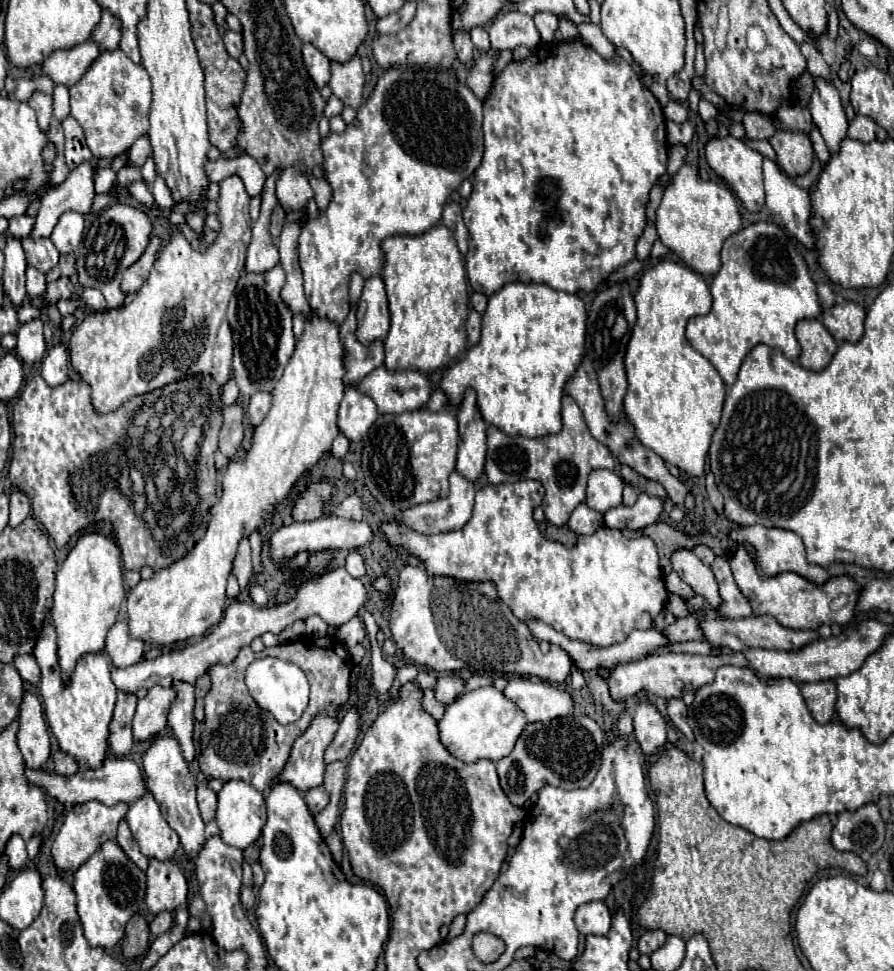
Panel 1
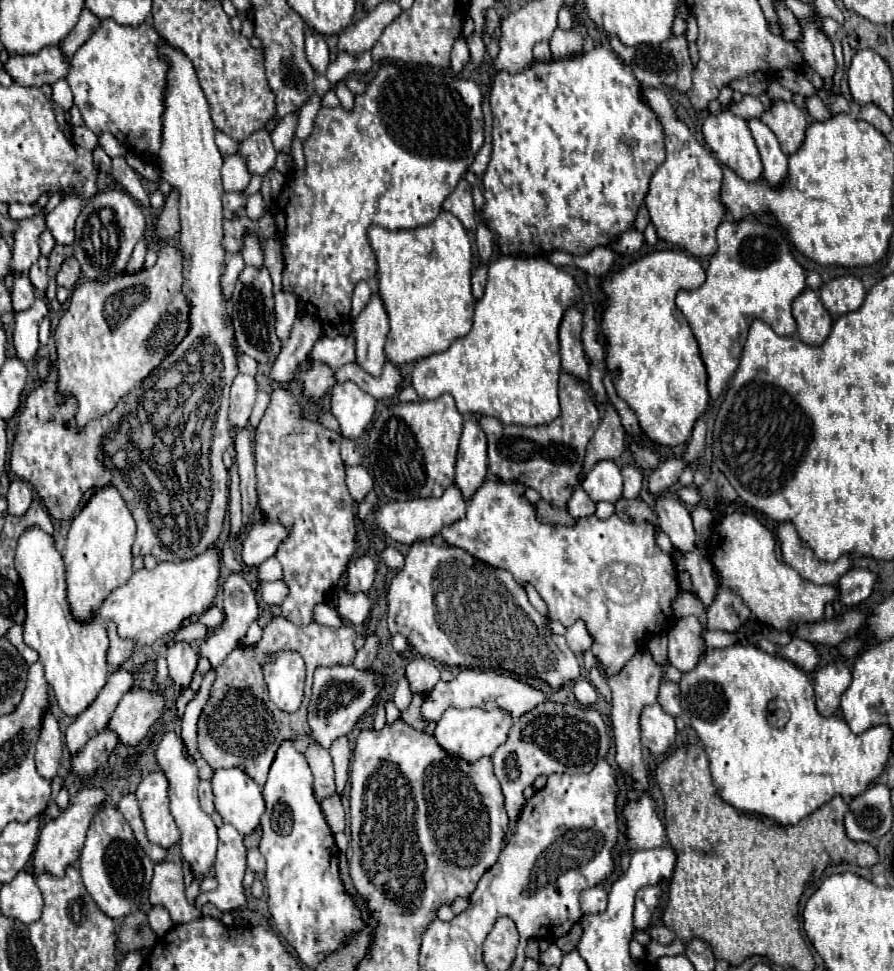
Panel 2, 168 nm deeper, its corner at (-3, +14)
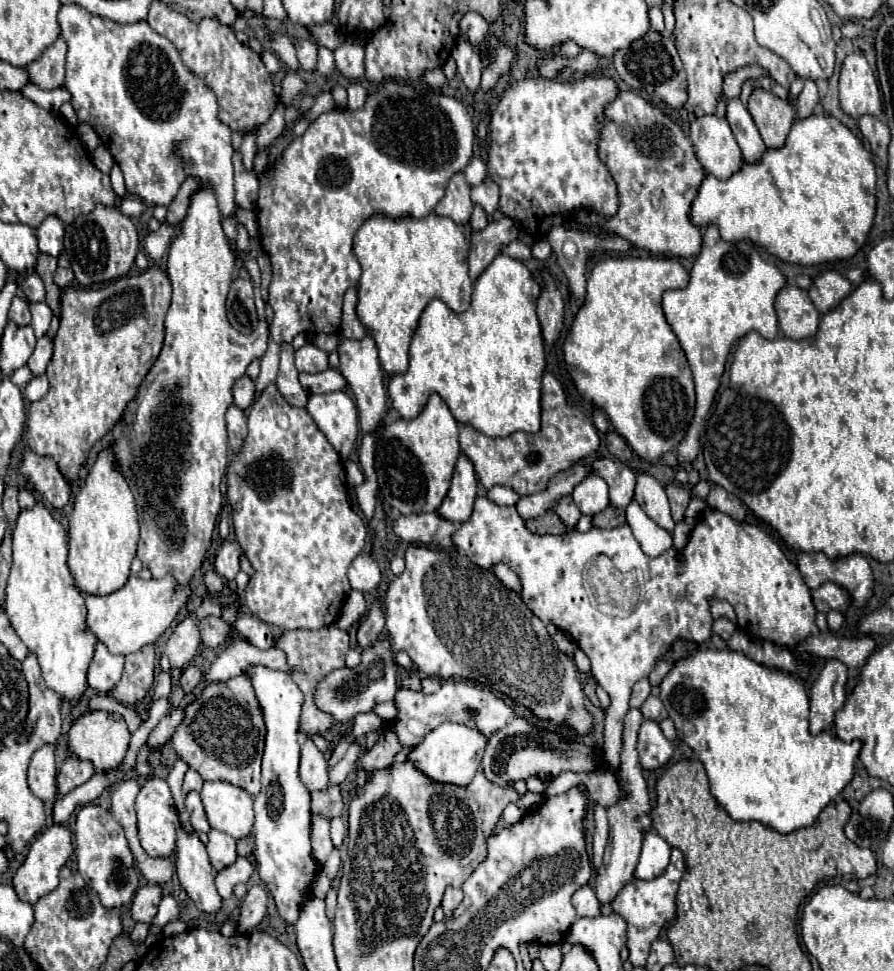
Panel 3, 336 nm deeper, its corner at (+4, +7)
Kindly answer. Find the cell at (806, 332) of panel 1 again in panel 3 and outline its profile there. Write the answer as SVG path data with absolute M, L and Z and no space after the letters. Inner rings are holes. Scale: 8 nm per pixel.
M786 285L776 297L780 329L790 339L810 339L816 335L820 313L808 293L796 285Z

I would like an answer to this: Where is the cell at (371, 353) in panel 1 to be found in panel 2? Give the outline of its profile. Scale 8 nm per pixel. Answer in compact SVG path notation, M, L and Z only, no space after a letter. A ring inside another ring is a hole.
M343 336L319 338L311 350L311 358L327 364L333 370L341 368L343 364L355 362L355 342L353 340L355 340L353 336L349 336L349 338L343 338Z

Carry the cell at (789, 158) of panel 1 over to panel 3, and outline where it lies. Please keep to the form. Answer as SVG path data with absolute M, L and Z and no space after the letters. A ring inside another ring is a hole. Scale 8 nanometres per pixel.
M754 89L748 101L748 111L766 147L784 147L784 139L794 123L794 107L790 107L788 101L774 97L770 91Z

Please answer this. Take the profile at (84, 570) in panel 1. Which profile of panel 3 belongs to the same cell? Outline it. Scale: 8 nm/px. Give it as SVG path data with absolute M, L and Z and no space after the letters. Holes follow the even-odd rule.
M108 449L98 455L76 495L74 509L70 513L68 537L68 567L80 593L110 595L124 587L130 575L130 563L136 555L138 519L132 491L122 473L118 473L116 459Z

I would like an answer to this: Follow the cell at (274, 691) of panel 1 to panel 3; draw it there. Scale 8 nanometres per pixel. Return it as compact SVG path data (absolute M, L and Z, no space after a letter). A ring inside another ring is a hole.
M250 667L248 675L256 689L264 721L266 721L266 749L262 757L262 791L256 795L254 811L254 859L258 863L258 873L262 883L274 897L278 915L288 923L296 925L300 907L310 899L310 889L320 873L318 861L312 857L310 847L310 793L300 781L298 775L298 757L300 757L300 707L302 693L294 685L292 677L286 671L272 671L266 667Z

